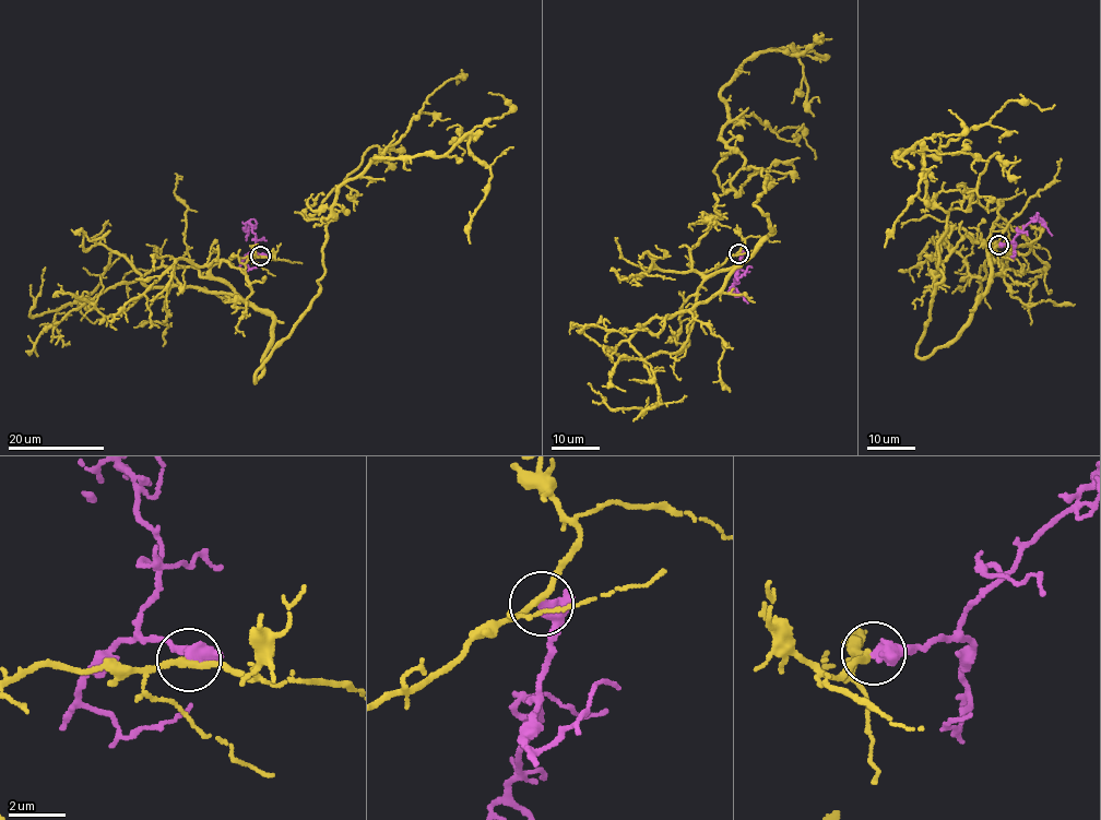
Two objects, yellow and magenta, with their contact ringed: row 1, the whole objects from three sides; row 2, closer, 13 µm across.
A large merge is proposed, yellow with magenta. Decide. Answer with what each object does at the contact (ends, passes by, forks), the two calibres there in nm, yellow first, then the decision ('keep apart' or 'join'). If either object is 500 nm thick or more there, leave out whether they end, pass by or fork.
yellow passes by; magenta passes by; 190 nm thick on the yellow side, 400 nm on the other; keep apart

